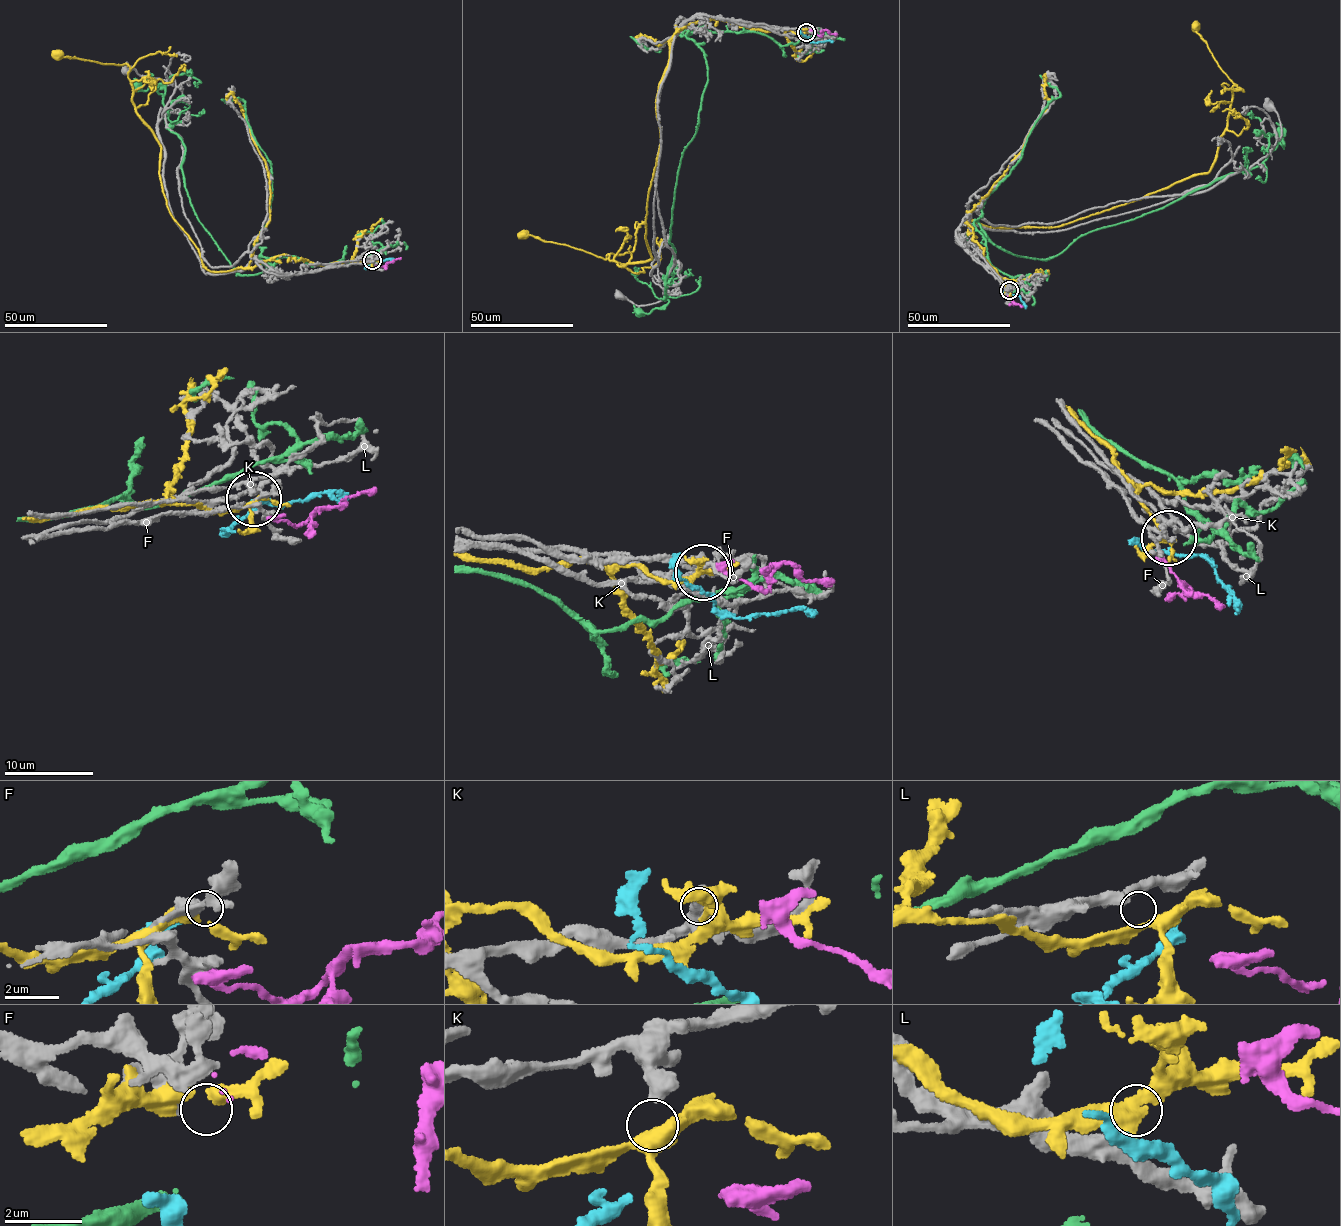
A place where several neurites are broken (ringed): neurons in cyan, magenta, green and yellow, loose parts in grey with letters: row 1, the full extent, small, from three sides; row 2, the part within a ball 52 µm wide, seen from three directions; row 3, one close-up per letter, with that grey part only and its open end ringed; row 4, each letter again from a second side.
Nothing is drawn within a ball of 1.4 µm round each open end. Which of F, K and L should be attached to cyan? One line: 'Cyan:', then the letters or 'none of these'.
Cyan: none of these

